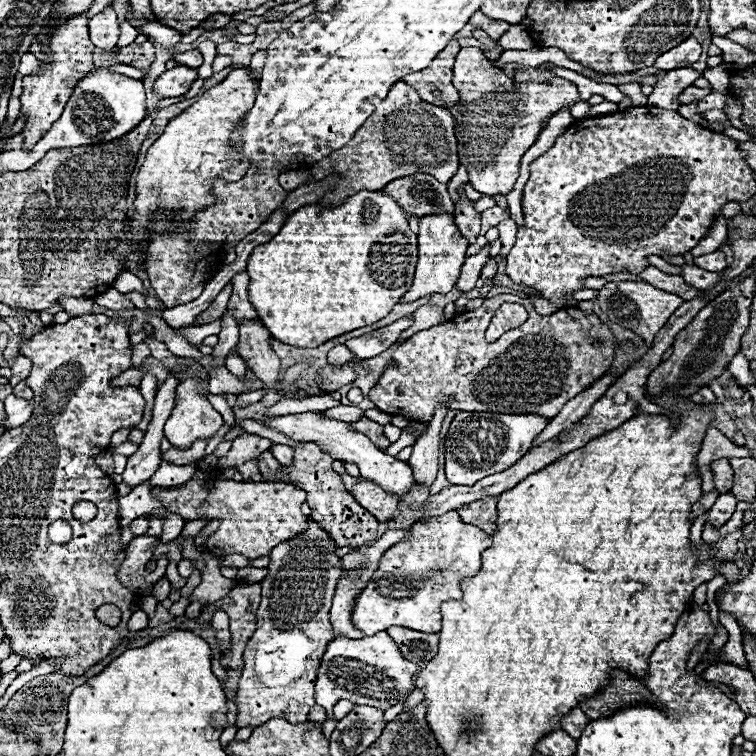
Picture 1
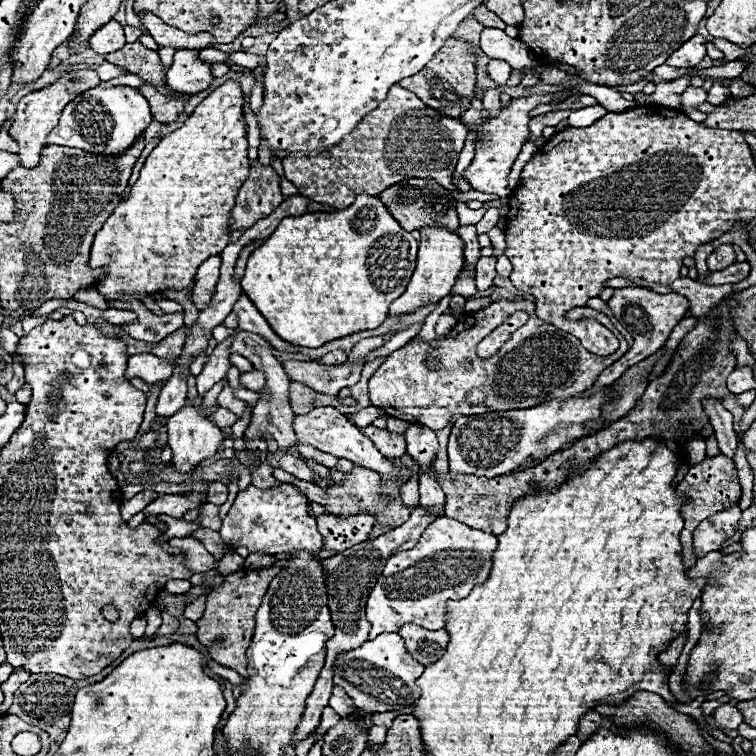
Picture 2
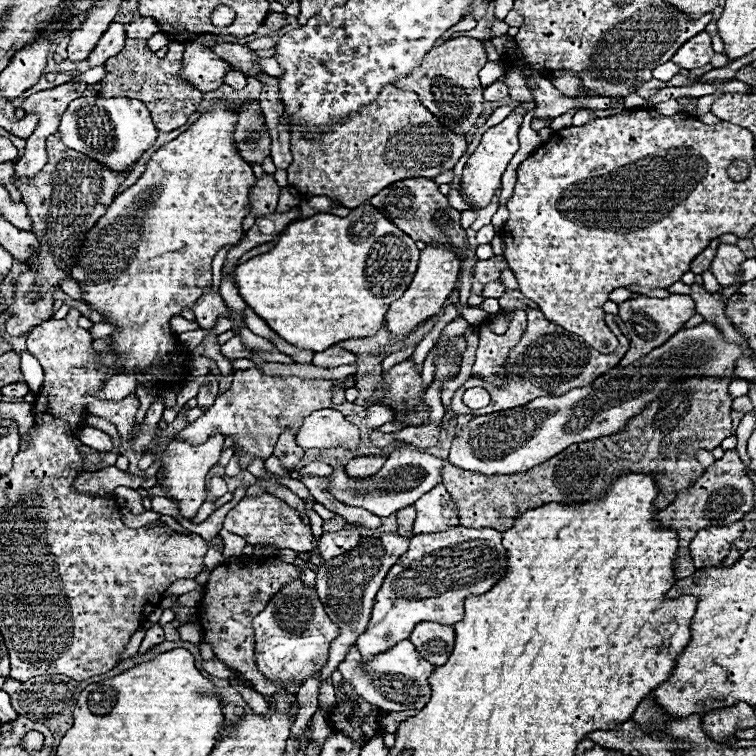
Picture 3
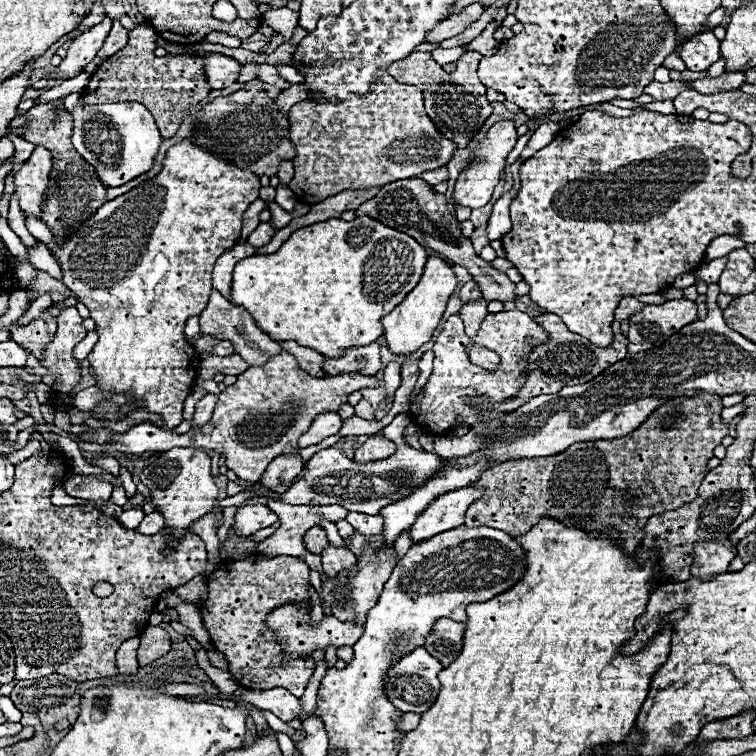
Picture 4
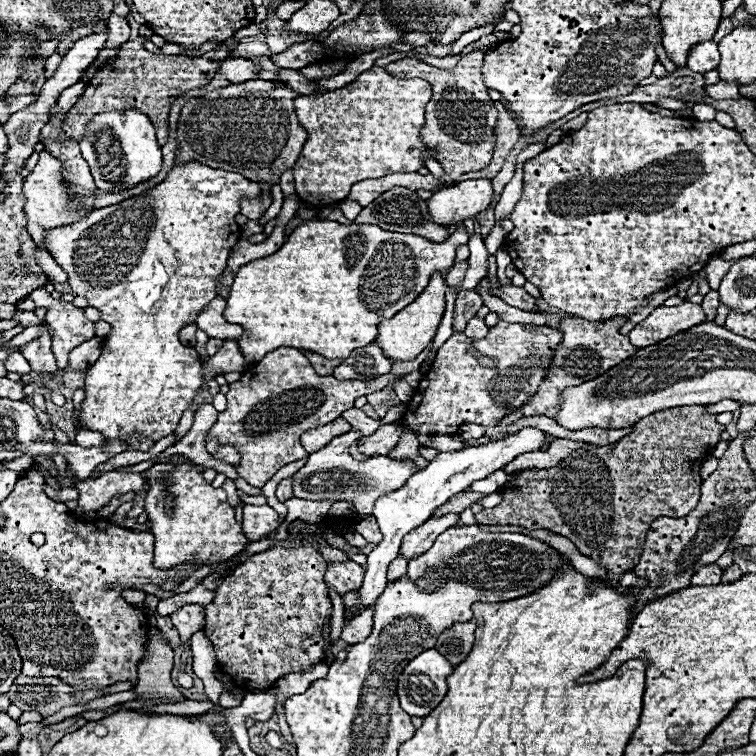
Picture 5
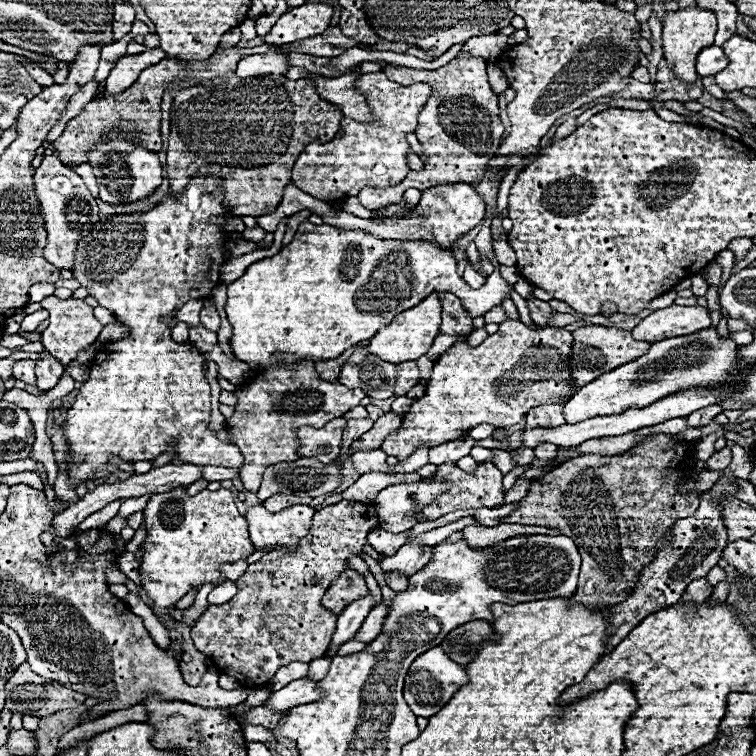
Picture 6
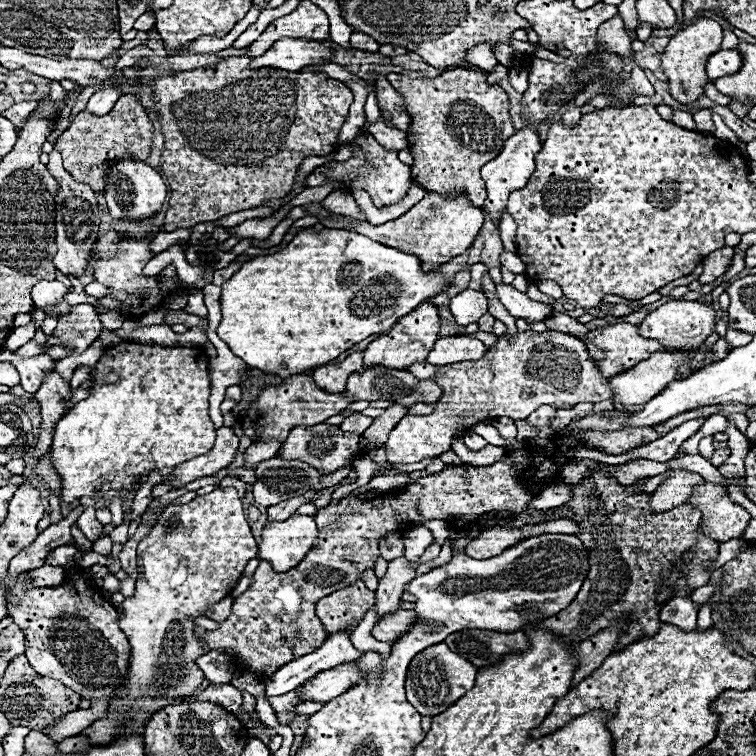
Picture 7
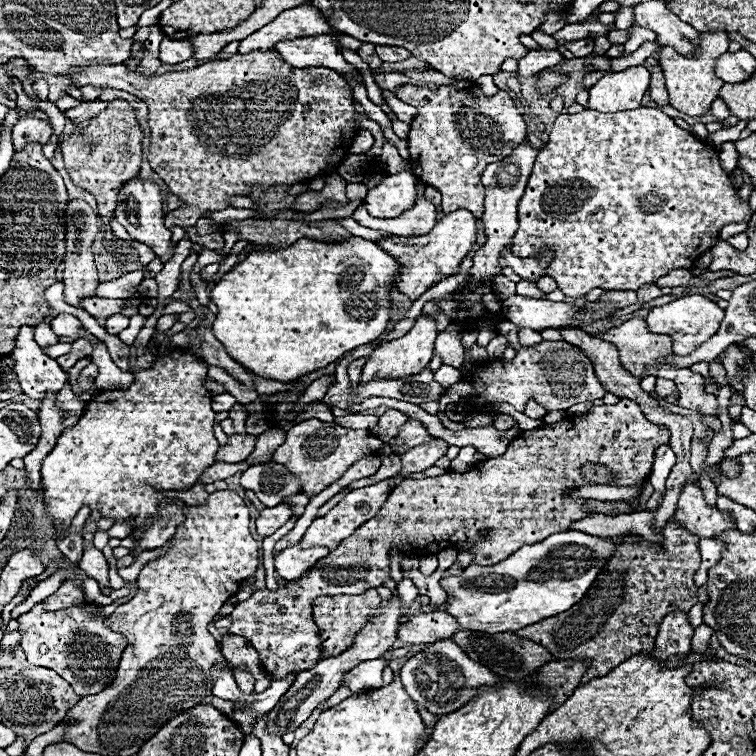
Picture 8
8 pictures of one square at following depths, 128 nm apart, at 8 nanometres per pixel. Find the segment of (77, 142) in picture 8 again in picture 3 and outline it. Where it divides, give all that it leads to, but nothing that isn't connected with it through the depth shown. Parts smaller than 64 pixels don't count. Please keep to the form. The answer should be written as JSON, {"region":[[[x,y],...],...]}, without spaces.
{"region":[[[128,38],[124,50],[116,56],[112,56],[104,68],[106,76],[100,80],[100,90],[98,98],[116,98],[116,96],[128,96],[128,98],[138,98],[142,100],[160,132],[172,132],[180,126],[186,124],[186,120],[200,108],[200,102],[204,94],[196,90],[190,82],[184,82],[180,76],[182,70],[182,52],[184,44],[180,42],[170,42],[168,44],[168,54],[164,58],[158,58],[146,44],[146,40],[134,40]]]}

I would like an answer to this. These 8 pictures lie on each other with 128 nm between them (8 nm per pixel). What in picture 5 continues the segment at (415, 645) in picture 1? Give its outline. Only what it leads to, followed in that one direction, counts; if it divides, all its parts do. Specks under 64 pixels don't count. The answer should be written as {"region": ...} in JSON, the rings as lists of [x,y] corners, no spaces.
{"region":[[[456,622],[448,630],[444,630],[436,642],[436,650],[444,654],[454,666],[464,662],[464,658],[470,654],[474,644],[474,630],[476,622]]]}

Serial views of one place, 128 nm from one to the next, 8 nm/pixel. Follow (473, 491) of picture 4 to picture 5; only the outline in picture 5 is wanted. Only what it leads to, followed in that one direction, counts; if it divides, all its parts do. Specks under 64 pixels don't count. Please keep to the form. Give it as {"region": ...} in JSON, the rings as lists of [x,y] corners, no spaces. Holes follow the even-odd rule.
{"region":[[[500,469],[494,472],[494,474],[488,476],[488,478],[480,480],[480,482],[472,482],[470,490],[476,490],[476,492],[480,492],[480,494],[492,494],[492,492],[496,492],[504,482],[514,478],[514,474],[506,474],[502,469]],[[450,514],[446,516],[436,516],[430,518],[428,522],[424,522],[422,526],[418,526],[416,530],[412,530],[410,534],[404,536],[402,544],[400,544],[400,554],[408,560],[424,554],[428,550],[428,546],[432,546],[432,542],[450,526],[454,526],[456,520],[450,520]]]}

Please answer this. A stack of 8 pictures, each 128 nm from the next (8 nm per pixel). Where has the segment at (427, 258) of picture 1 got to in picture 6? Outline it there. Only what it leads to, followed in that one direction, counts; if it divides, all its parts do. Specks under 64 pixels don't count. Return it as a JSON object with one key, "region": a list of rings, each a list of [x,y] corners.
{"region":[[[430,294],[424,302],[416,304],[412,310],[404,310],[402,314],[398,314],[390,326],[386,326],[384,330],[378,330],[378,334],[366,346],[368,352],[376,354],[378,358],[384,358],[386,362],[392,362],[392,364],[418,360],[420,356],[424,356],[430,350],[434,338],[440,332],[440,312],[442,312],[442,306],[440,306],[438,294]]]}

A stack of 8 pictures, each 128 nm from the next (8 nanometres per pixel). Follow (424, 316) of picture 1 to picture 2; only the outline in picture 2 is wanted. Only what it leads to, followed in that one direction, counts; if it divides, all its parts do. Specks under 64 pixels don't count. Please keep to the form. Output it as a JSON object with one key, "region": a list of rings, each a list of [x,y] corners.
{"region":[[[414,324],[414,326],[410,326],[408,330],[404,330],[404,332],[398,332],[398,334],[394,334],[382,348],[376,348],[376,350],[372,350],[370,354],[366,354],[364,356],[364,360],[362,362],[370,362],[370,360],[376,360],[376,358],[386,358],[386,356],[390,356],[392,352],[396,352],[396,350],[400,350],[402,346],[406,346],[418,332],[420,332],[420,328],[422,328],[422,324]]]}

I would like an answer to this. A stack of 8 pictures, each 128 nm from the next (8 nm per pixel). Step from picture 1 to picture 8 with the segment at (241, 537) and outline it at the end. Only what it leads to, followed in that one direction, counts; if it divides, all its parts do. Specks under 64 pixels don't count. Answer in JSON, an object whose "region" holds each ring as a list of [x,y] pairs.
{"region":[[[292,546],[274,556],[274,566],[282,578],[286,578],[288,582],[294,582],[294,580],[300,580],[318,560],[326,558],[328,554],[330,550],[324,546],[316,546],[308,550],[300,550],[298,546]]]}

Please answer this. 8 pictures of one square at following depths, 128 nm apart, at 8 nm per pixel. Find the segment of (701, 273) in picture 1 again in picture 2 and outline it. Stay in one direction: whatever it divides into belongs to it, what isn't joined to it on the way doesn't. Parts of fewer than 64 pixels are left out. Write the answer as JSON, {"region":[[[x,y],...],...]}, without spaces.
{"region":[[[736,262],[736,264],[728,266],[726,270],[710,272],[708,278],[704,278],[704,280],[698,278],[698,280],[704,282],[704,284],[718,286],[718,284],[734,284],[734,282],[740,282],[740,280],[744,280],[748,274],[750,274],[750,264],[748,264],[748,262]]]}

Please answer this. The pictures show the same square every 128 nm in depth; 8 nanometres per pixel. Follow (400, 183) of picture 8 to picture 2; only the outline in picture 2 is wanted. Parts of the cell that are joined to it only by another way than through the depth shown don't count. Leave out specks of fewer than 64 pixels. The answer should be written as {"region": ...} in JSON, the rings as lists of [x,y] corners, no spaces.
{"region":[[[396,84],[390,88],[386,100],[366,114],[340,144],[320,154],[288,154],[282,160],[284,178],[308,200],[326,202],[336,210],[348,208],[358,194],[378,196],[404,178],[434,178],[440,186],[452,190],[452,172],[466,136],[468,128],[462,122],[424,106],[416,94]]]}

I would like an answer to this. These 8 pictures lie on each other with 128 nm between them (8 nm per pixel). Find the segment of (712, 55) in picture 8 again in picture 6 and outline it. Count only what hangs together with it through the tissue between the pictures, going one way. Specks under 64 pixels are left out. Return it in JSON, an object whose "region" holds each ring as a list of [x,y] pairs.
{"region":[[[686,8],[686,10],[676,10],[676,12],[666,12],[664,20],[666,20],[664,30],[662,30],[664,58],[670,64],[670,70],[676,74],[676,78],[688,84],[694,84],[700,78],[696,74],[696,54],[700,54],[704,46],[714,44],[716,14],[710,10],[702,10],[702,8]]]}

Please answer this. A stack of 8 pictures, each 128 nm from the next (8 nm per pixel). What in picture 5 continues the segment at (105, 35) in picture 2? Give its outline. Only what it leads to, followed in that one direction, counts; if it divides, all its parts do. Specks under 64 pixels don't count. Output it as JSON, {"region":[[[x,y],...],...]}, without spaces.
{"region":[[[110,14],[108,18],[108,40],[106,40],[106,48],[114,48],[120,46],[124,42],[128,42],[130,36],[130,26],[128,26],[128,18],[118,16],[118,14]]]}

